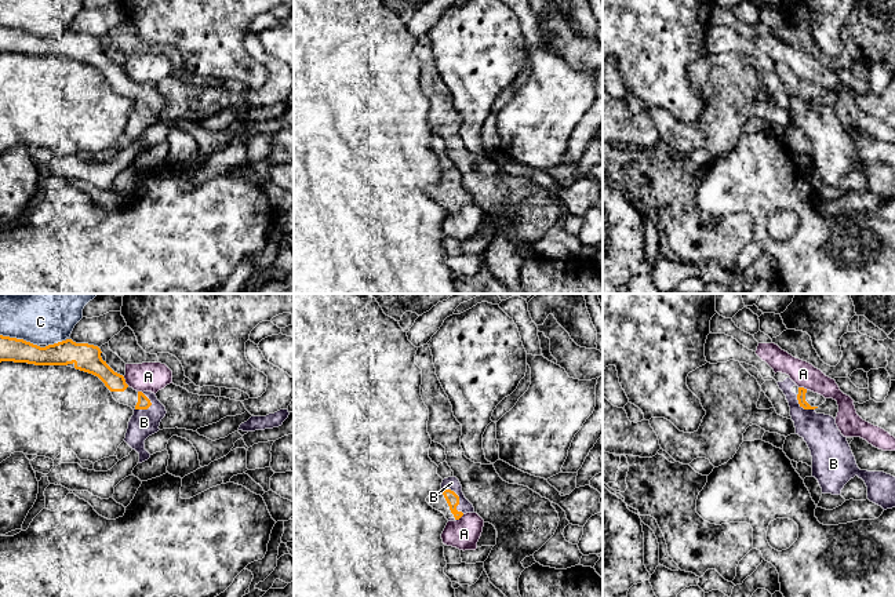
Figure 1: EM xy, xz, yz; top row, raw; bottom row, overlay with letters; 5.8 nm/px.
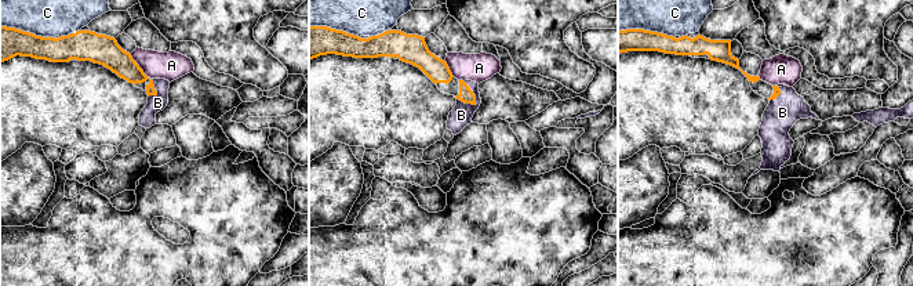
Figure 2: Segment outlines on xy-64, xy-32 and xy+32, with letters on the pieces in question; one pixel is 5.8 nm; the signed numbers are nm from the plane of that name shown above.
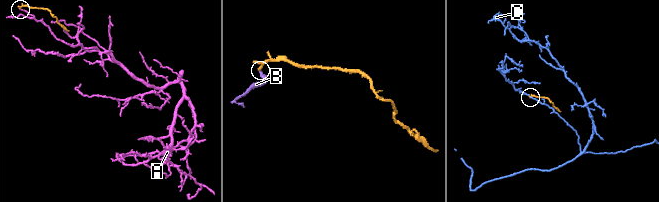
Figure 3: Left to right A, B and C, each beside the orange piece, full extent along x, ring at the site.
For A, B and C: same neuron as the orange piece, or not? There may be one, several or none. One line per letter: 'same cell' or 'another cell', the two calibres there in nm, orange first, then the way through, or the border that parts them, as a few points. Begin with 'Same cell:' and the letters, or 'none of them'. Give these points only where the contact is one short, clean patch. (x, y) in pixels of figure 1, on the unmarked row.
Same cell: B
A: another cell | 150/180 nm
B: same cell | 80/80 nm | across xz (453, 190), (458, 189), (451, 181), (451, 174)
C: another cell | 140/200 nm

